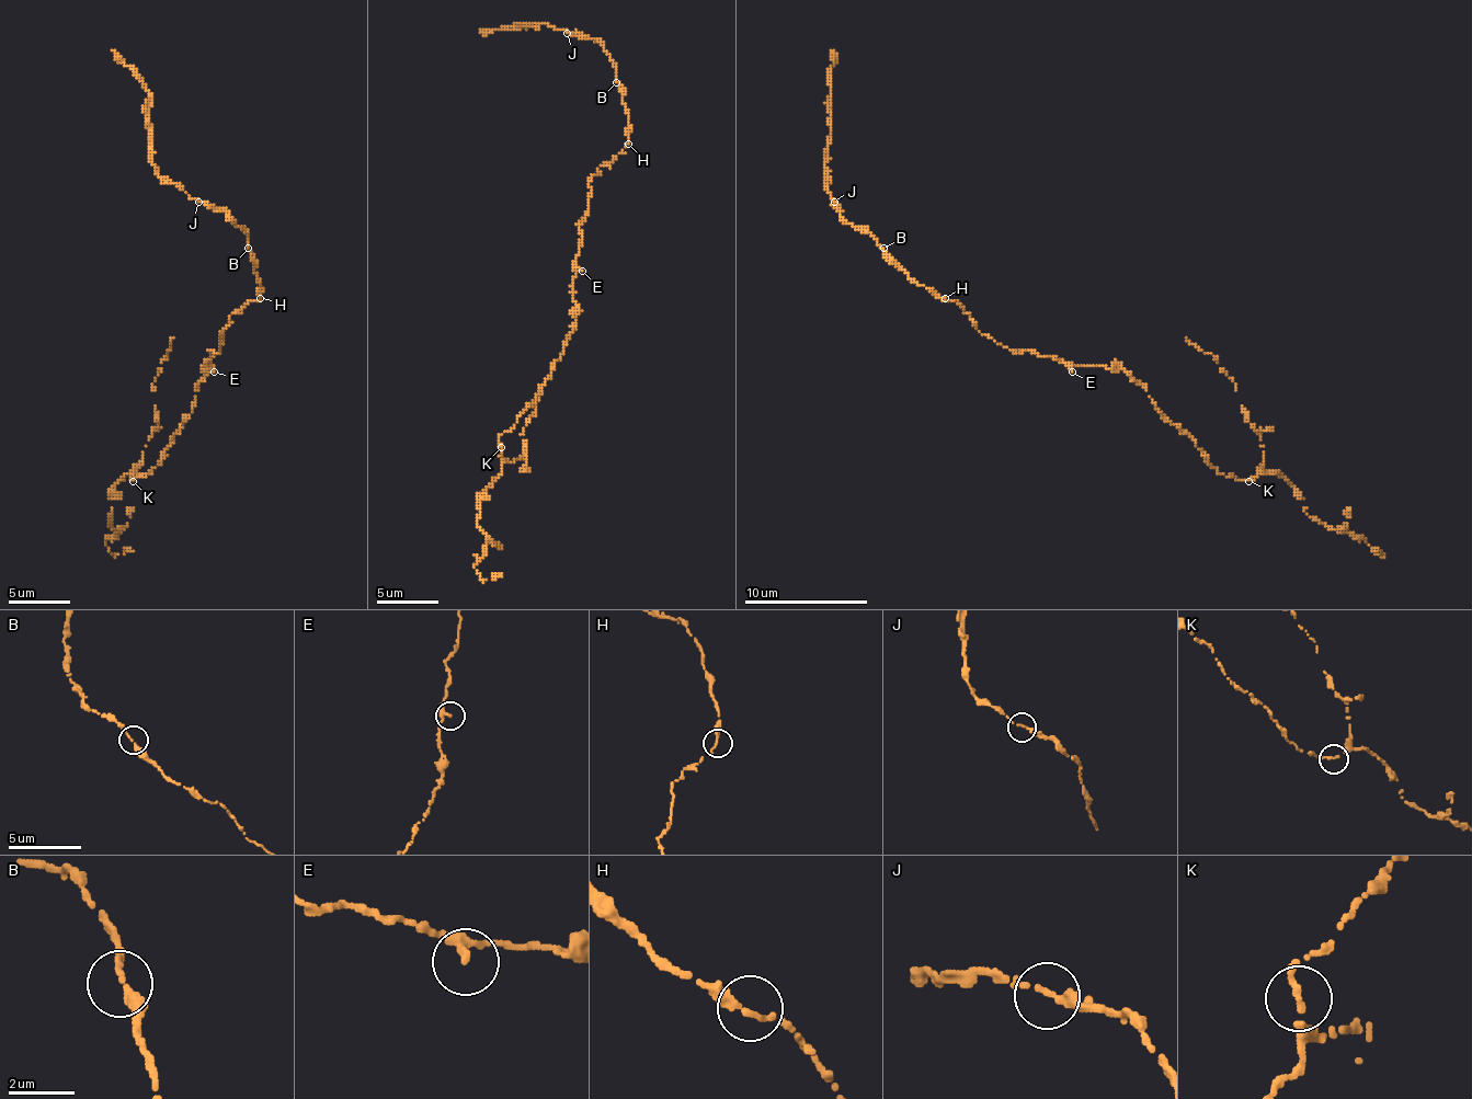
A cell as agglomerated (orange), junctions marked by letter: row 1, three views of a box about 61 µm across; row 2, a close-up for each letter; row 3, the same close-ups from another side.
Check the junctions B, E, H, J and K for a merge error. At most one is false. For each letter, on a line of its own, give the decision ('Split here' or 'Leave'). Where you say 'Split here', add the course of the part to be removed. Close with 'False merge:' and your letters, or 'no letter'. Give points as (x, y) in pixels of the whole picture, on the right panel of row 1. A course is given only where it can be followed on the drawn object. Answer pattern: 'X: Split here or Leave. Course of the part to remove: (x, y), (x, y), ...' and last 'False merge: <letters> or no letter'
B: Leave
E: Leave
H: Leave
J: Leave
K: Leave
False merge: no letter

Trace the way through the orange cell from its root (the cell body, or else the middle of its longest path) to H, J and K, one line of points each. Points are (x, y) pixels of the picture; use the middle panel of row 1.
H: (582, 230), (579, 221), (589, 208), (591, 191), (589, 181), (601, 166), (607, 166), (628, 144)
J: (582, 230), (589, 181), (625, 147), (628, 110), (604, 45), (567, 33)
K: (582, 230), (573, 279), (575, 329), (567, 339), (551, 376), (533, 403), (499, 437), (502, 447)

